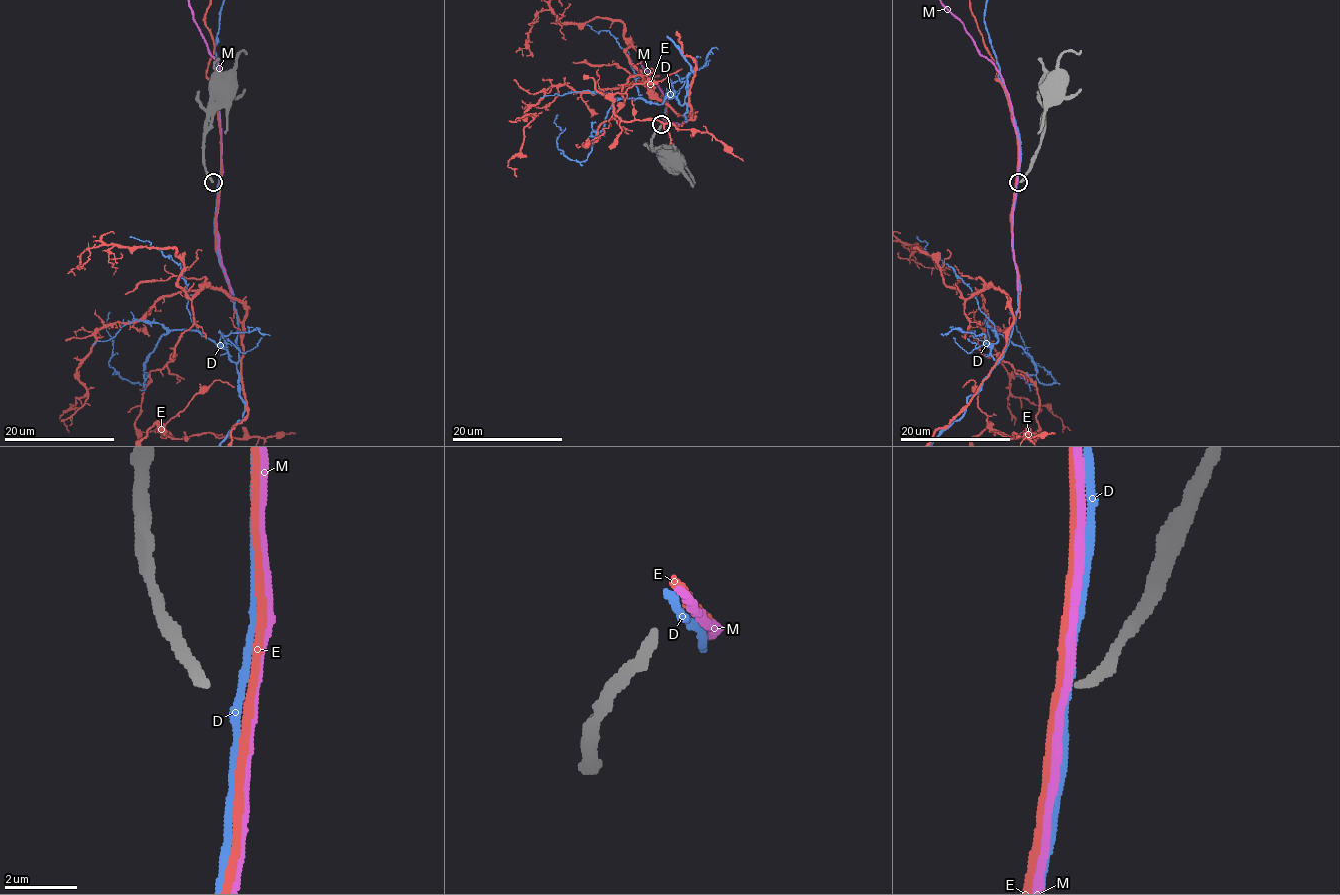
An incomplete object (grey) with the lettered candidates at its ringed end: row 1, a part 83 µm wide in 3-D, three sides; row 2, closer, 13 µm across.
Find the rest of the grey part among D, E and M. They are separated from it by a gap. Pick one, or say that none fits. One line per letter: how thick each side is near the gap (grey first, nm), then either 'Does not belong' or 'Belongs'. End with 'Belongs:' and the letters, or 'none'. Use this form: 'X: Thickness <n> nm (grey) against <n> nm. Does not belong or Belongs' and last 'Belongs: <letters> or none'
D: Thickness 300 nm (grey) against 240 nm. Does not belong
E: Thickness 300 nm (grey) against 220 nm. Does not belong
M: Thickness 300 nm (grey) against 240 nm. Does not belong
Belongs: none

